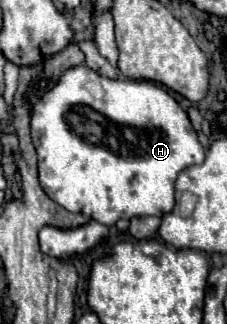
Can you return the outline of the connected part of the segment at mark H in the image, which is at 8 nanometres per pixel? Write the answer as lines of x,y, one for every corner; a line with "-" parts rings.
76,66
70,68
60,82
42,96
42,100
34,106
32,110
32,142
38,152
38,172
40,172
40,184
44,192
64,206
70,212
80,212
104,226
116,224
120,218
134,218
134,216
164,216
174,208
174,180
180,170
192,166
192,164
202,164
204,162
204,148
196,138
196,130
190,124
188,114
182,110
182,106
168,94
164,86
149,80
131,79
110,79
98,76
94,70

